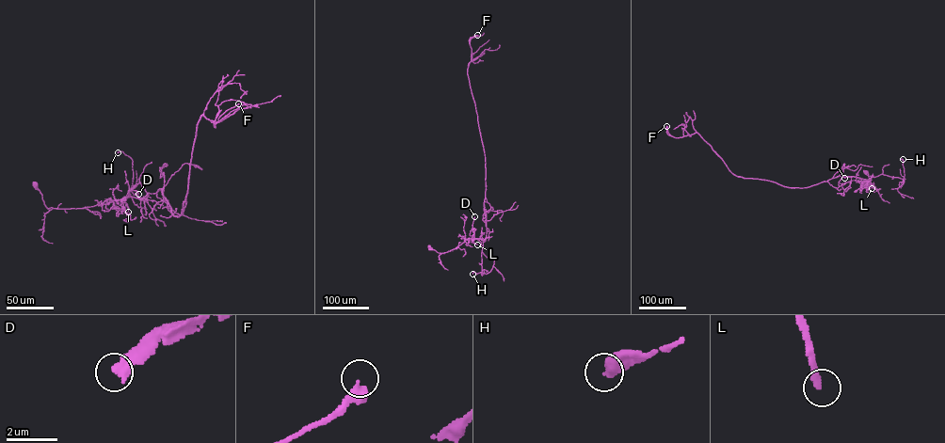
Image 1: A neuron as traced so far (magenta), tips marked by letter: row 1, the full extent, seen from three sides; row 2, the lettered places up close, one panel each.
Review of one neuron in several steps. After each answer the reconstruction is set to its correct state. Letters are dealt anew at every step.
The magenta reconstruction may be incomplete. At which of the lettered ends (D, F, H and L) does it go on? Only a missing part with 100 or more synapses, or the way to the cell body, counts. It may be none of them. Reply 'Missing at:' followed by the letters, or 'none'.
Missing at: D

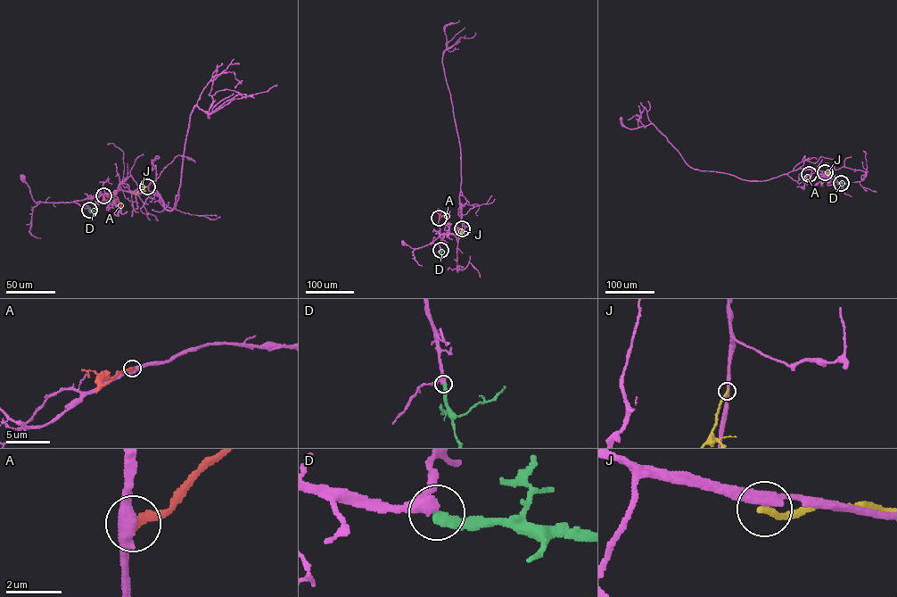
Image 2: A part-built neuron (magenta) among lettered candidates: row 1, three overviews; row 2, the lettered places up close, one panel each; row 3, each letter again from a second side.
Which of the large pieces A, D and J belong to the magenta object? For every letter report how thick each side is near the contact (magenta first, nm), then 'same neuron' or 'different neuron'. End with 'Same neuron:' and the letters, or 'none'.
A: 480 nm thick on the magenta side, 300 nm on the other; different neuron
D: 380 nm thick on the magenta side, 300 nm on the other; same neuron
J: 280 nm thick on the magenta side, 260 nm on the other; different neuron
Same neuron: D

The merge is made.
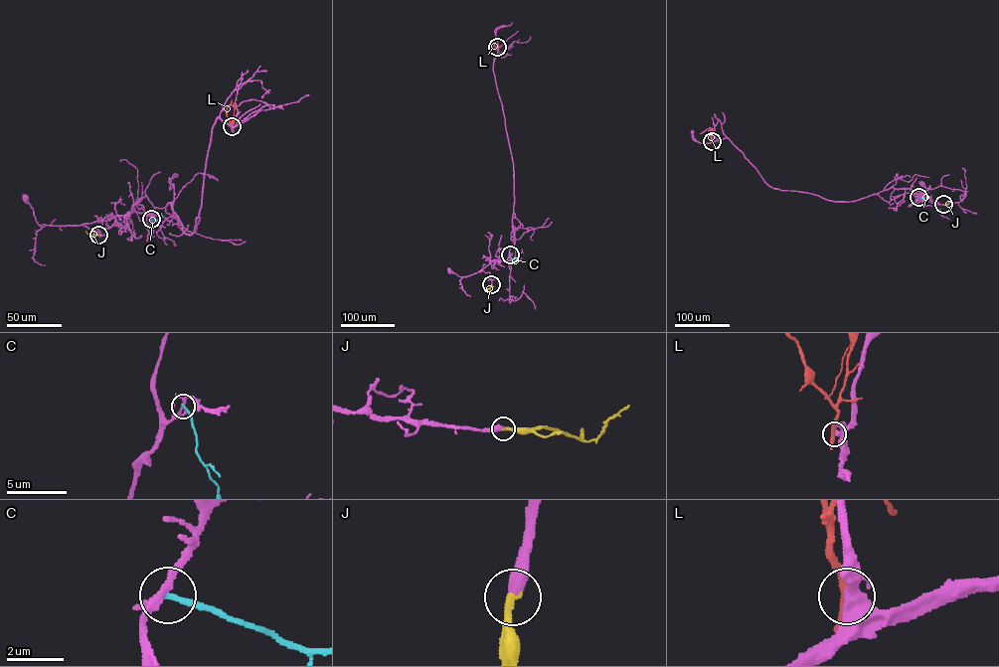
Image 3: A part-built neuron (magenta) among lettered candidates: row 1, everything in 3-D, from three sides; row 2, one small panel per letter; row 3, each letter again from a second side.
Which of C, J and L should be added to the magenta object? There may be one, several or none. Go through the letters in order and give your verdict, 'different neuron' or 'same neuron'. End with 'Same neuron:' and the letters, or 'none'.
C: different neuron
J: same neuron
L: different neuron
Same neuron: J

